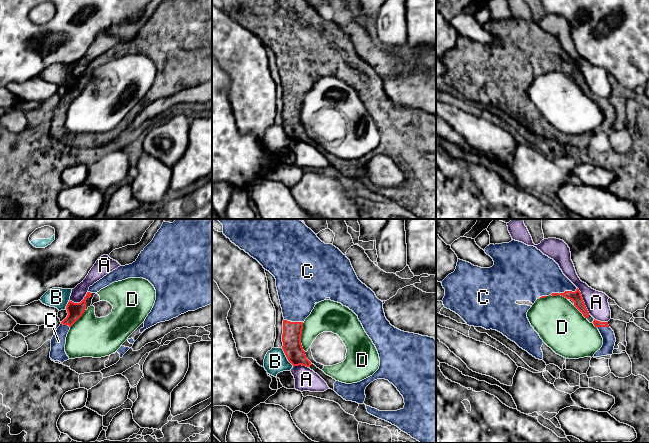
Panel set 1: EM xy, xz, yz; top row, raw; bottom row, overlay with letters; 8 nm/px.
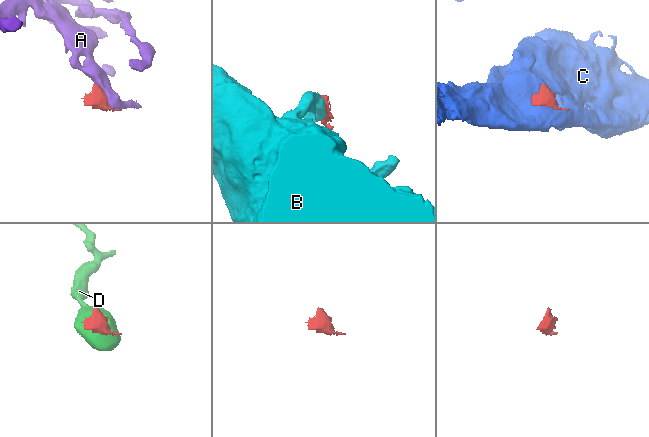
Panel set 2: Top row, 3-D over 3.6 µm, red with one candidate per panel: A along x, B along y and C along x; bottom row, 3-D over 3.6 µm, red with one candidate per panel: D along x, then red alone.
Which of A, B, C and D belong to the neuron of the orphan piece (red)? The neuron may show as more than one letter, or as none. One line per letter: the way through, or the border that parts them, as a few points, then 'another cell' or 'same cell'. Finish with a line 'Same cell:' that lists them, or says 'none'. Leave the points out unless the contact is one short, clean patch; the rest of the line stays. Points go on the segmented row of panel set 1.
A: border yz (577, 287), (589, 313); another cell
B: border xz (281, 348), (287, 360), (293, 366); another cell
C: same cell
D: another cell
Same cell: C

